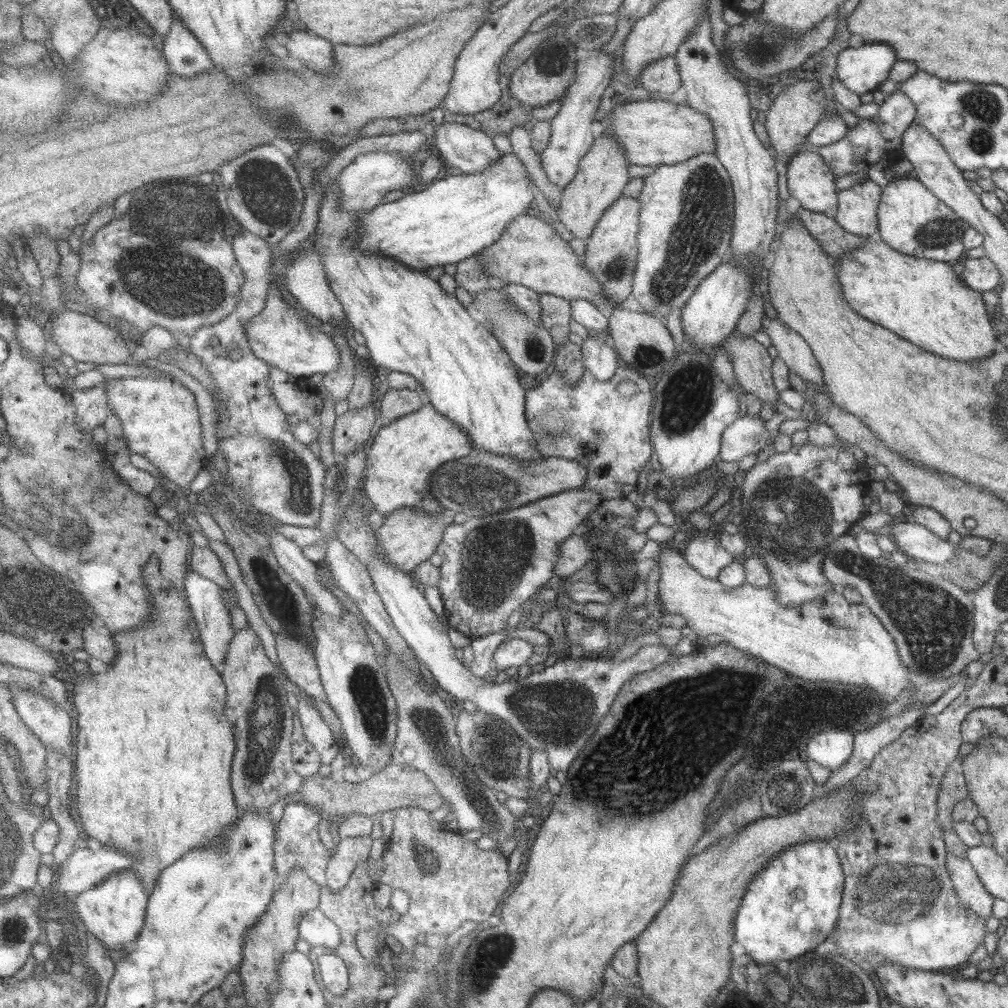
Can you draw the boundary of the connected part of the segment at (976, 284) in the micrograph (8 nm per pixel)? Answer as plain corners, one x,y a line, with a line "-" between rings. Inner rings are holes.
967,258
963,265
960,277
968,288
982,293
999,286
1000,274
990,258

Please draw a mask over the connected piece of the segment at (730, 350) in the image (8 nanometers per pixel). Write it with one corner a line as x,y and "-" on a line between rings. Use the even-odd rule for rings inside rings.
735,331
719,345
727,353
733,377
744,392
754,394
763,405
772,405
775,412
773,403
779,391
772,383
772,359
766,348
752,337
737,336

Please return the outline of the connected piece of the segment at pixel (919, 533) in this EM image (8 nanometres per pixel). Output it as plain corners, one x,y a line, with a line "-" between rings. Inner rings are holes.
907,517
889,522
884,530
889,538
896,545
896,550
906,555
909,559
917,559
935,564
943,564
952,559
954,545
947,540
941,540
924,526
919,526
910,521

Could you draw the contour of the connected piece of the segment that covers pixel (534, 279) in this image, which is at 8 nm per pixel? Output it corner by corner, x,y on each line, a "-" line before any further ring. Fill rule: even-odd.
533,212
518,216
493,246
481,252
480,259
492,275
508,283
527,286
543,294
555,294
569,302
587,300
595,307
609,303
598,278
588,271
586,257
575,254
569,241
563,240
547,220

